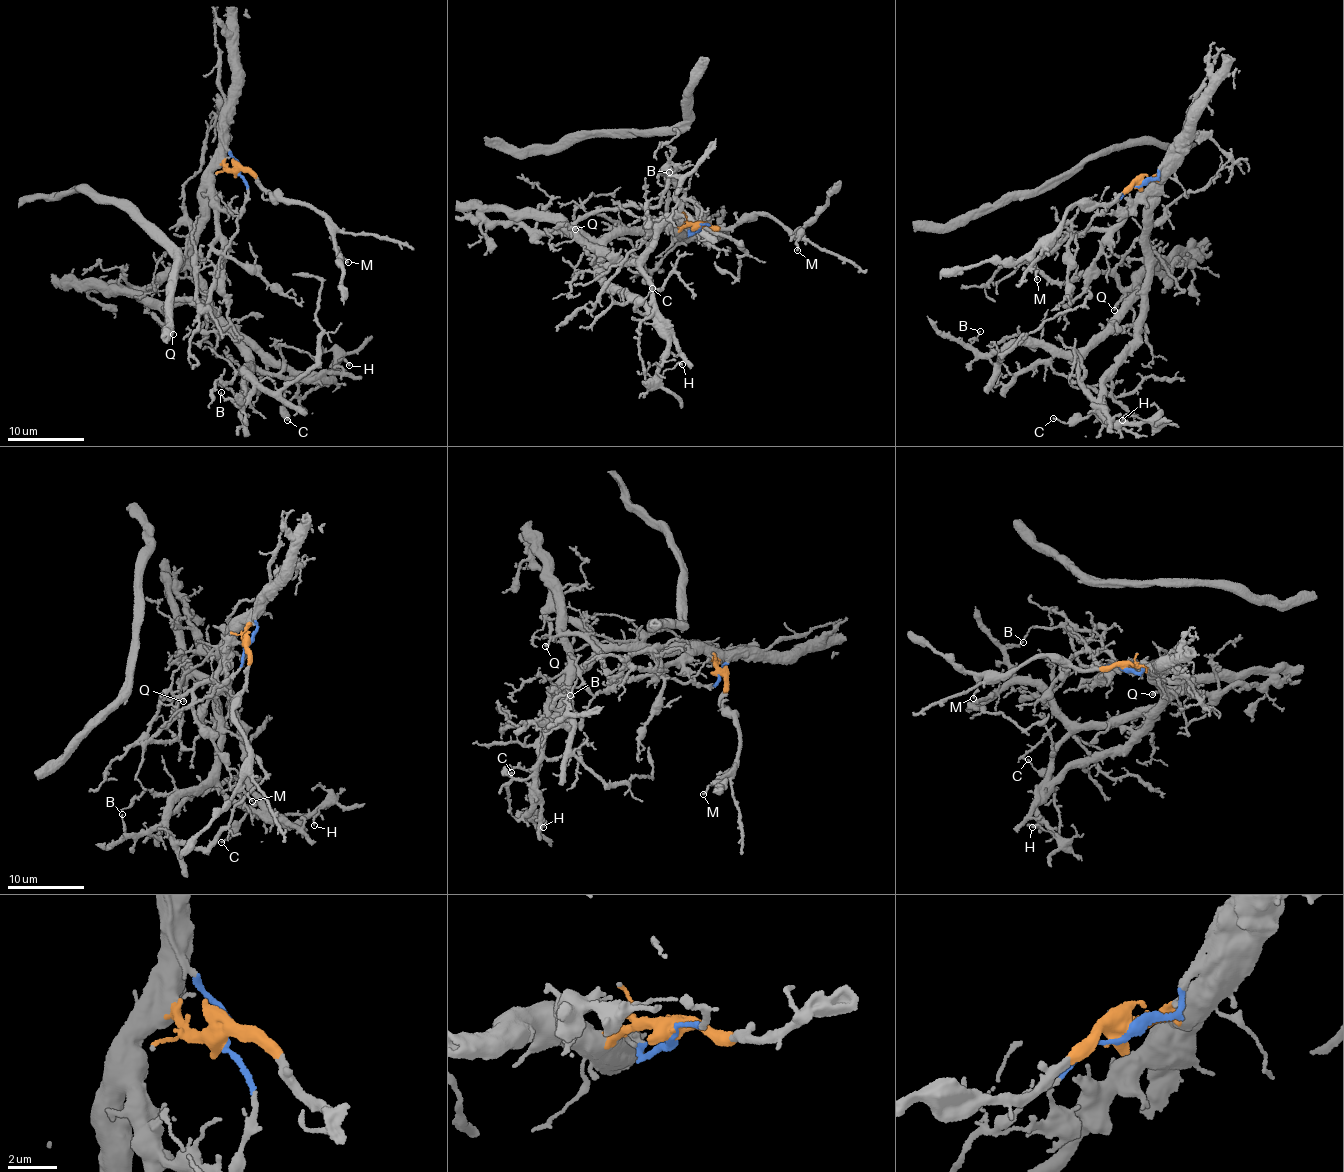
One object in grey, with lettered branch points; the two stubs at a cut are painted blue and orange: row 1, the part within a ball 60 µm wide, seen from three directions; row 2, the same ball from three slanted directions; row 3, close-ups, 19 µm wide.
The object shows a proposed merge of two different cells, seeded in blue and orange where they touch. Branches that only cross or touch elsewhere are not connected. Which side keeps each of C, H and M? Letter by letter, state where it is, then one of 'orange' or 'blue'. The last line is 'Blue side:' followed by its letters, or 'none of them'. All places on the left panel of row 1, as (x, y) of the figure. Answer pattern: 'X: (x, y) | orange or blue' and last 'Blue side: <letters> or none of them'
C: (287, 420) | orange
H: (349, 365) | orange
M: (348, 262) | orange
Blue side: none of them

